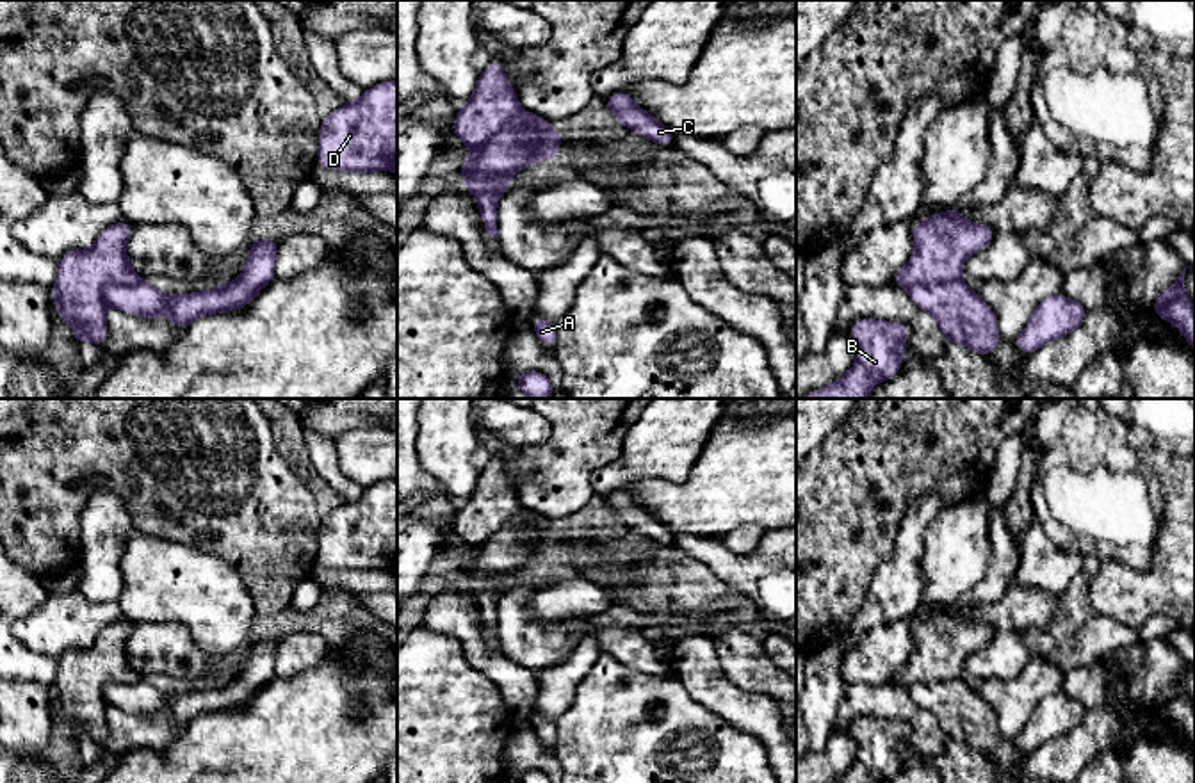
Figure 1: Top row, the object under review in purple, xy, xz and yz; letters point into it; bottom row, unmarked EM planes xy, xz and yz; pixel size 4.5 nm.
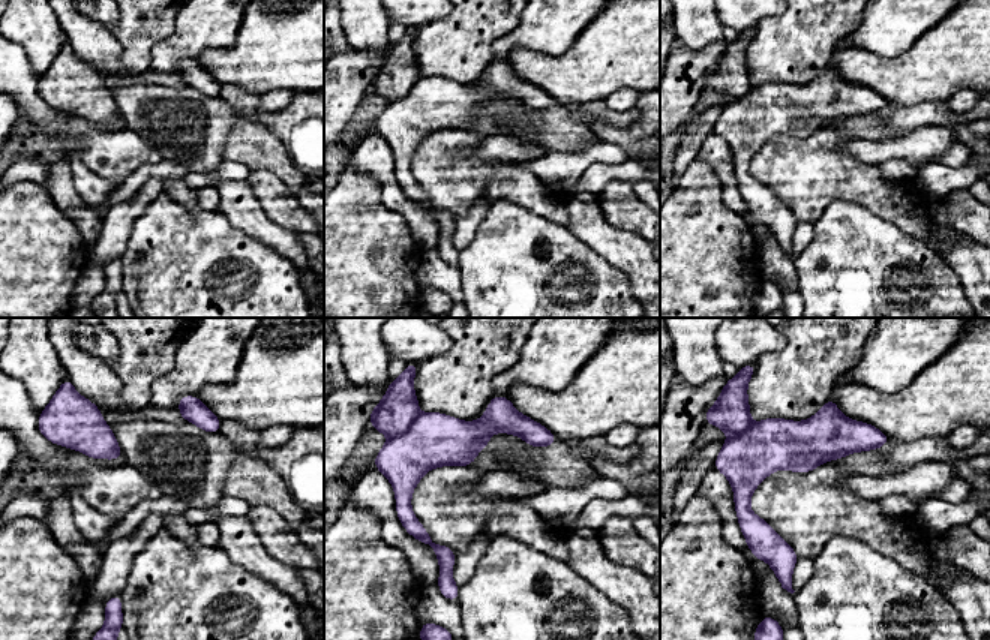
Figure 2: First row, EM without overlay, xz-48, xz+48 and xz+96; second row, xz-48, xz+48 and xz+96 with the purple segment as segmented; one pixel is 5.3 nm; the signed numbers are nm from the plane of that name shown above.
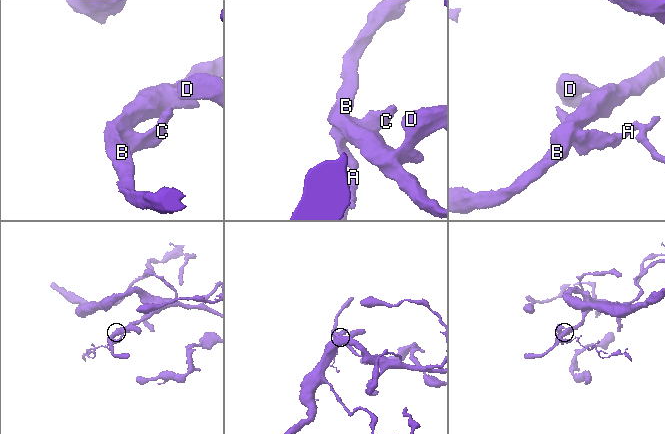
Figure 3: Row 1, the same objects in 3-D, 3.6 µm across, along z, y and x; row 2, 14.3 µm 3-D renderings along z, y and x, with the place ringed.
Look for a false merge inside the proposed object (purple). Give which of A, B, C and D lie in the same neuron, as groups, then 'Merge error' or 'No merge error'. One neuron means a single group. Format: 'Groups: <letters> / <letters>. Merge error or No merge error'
Groups: A C / B D. Merge error

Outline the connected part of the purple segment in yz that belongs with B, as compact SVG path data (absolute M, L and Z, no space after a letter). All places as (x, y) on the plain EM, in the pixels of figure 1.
M858 717L850 733L857 742L857 760L846 774L830 783L876 783L898 772L908 735L908 726L903 721Z

